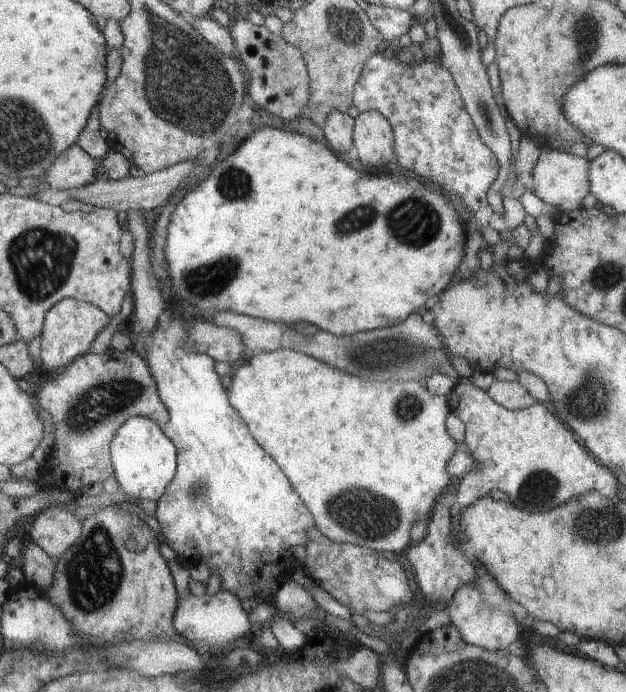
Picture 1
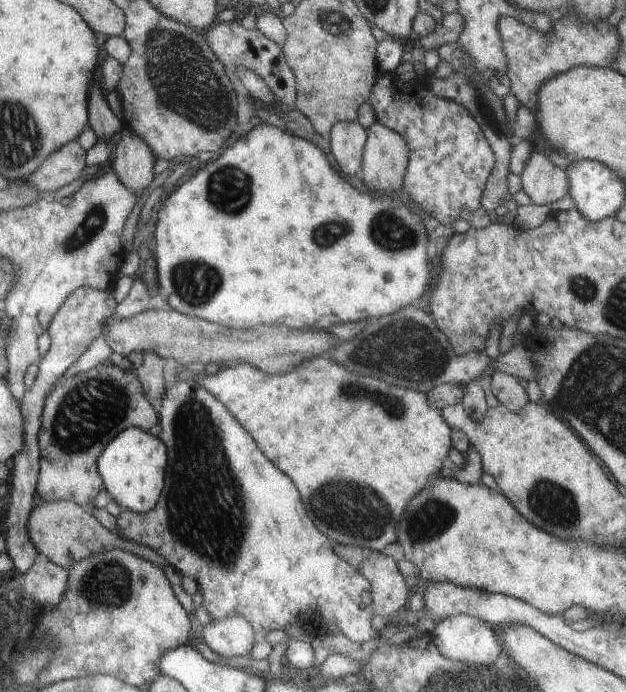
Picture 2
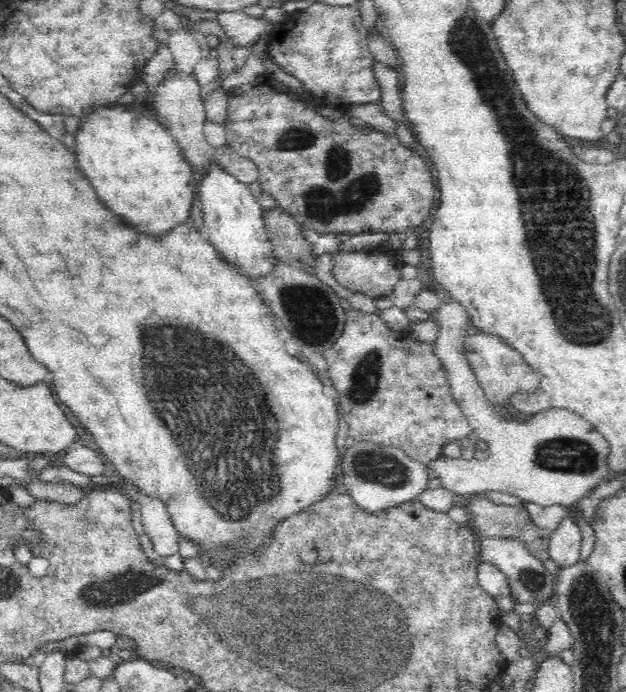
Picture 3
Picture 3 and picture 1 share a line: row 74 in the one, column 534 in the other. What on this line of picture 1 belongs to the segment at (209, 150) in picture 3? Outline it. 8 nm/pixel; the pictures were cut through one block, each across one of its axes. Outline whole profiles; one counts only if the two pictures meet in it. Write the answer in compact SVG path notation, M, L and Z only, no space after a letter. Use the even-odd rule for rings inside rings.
M542 149L531 175L534 182L533 193L549 206L559 207L560 211L576 210L590 193L589 162L584 157L558 149Z

